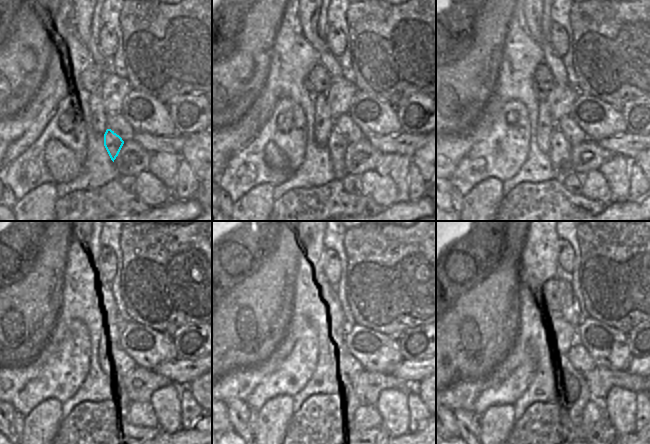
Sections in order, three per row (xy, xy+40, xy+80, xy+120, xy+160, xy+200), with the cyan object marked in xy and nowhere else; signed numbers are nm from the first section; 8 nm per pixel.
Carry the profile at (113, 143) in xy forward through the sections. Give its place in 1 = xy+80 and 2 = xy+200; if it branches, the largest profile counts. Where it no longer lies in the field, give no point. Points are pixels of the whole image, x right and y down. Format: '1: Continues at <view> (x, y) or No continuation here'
1: Continues at xy+80 (560, 148)
2: Continues at xy+200 (571, 394)

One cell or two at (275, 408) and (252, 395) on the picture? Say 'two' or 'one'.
two

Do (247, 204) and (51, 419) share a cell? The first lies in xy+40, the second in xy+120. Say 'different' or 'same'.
same

